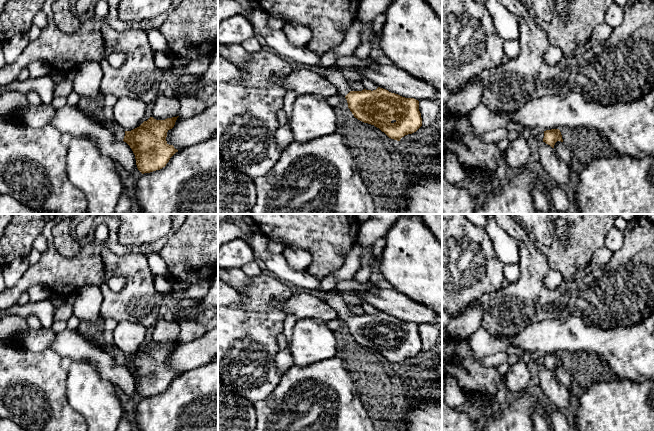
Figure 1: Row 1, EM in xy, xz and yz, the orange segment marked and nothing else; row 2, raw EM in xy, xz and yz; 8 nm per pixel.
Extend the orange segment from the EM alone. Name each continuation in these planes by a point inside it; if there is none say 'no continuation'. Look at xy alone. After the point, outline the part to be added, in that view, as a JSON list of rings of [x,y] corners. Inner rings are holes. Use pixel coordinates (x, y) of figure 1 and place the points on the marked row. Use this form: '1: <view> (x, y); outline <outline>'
1: xy (119, 134); outline [[[121,128],[118,131],[116,131],[116,133],[115,133],[115,137],[118,140],[123,140],[124,136],[125,136],[125,131],[123,129],[121,129]]]

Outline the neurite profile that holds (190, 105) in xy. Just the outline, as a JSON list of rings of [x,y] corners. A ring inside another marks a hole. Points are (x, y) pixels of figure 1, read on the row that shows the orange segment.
[[[180,94],[177,98],[180,103],[178,116],[183,119],[192,118],[199,115],[207,108],[205,102],[196,95]]]

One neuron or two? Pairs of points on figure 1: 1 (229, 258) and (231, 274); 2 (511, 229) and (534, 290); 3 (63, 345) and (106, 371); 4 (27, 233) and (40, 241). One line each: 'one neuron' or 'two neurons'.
1: two neurons
2: one neuron
3: one neuron
4: two neurons

